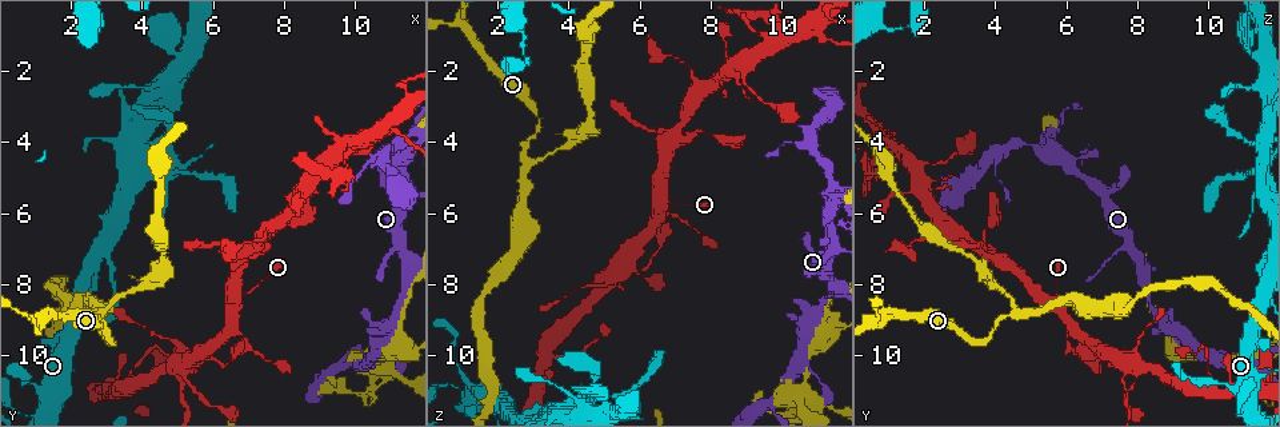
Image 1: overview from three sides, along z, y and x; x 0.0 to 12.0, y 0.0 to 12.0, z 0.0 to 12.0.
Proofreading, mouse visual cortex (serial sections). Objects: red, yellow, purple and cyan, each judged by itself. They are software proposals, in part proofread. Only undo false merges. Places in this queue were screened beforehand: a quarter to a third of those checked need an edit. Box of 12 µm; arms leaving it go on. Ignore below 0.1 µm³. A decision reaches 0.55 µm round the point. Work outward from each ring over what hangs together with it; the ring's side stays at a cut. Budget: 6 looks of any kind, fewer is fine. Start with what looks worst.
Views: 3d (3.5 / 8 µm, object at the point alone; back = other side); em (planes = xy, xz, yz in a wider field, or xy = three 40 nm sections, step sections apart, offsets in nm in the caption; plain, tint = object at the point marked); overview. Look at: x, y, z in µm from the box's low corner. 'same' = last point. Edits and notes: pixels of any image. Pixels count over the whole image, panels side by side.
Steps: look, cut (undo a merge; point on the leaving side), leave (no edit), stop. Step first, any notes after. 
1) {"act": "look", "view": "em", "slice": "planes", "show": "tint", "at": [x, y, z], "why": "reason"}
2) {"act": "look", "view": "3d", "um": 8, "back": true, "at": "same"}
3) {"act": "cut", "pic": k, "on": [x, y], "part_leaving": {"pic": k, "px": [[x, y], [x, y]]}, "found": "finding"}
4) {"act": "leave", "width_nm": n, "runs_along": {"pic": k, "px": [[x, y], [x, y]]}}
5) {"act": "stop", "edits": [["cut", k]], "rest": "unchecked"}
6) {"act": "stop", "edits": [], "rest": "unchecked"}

{"act": "look", "view": "3d", "um": 3.5, "at": [4.7, 4.9, 11.3], "why": "arms part here"}

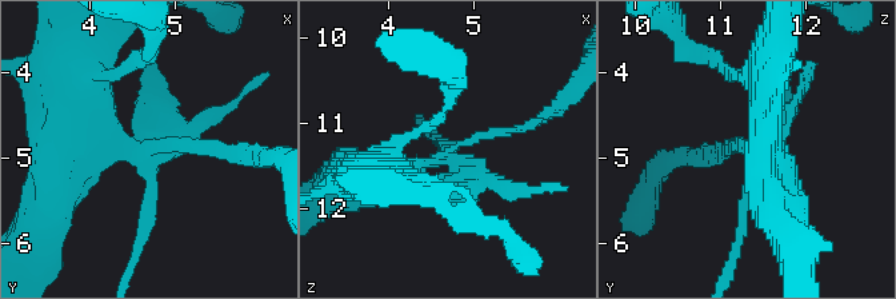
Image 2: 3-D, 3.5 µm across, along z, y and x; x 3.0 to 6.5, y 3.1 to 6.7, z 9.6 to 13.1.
{"act": "look", "view": "em", "slice": "xy", "step": 3, "show": "tint", "at": [4.70, 4.95, 11.40], "why": "now the EM"}

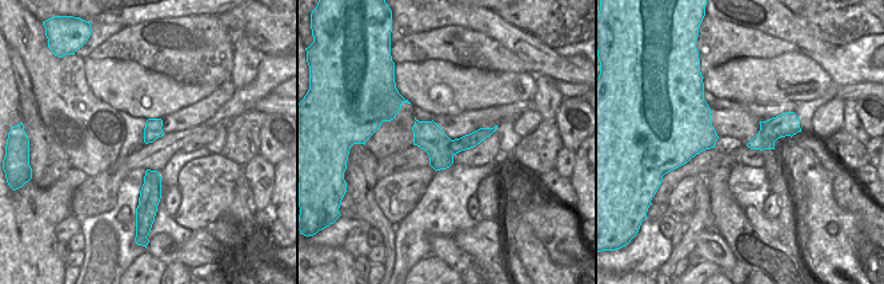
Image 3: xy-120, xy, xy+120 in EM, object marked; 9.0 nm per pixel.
{"act": "leave", "width_nm": 260, "runs_along": {"pic": 2, "px": [[372, 176], [524, 128]]}, "found": "continuous, no second cell"}

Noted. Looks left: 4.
{"act": "look", "view": "3d", "um": 3.5, "at": [3.1, 9.6, 3.7]}

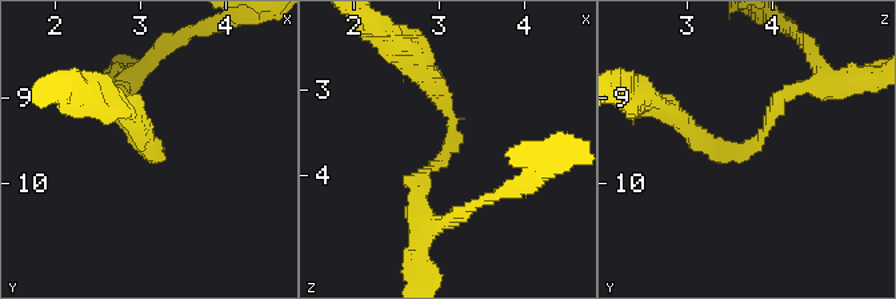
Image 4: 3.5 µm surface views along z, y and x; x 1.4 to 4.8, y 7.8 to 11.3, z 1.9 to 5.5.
{"act": "look", "view": "em", "slice": "xy", "step": 5, "show": "tint", "at": [3.10, 9.60, 3.75], "arm_widths_nm": [200, 200]}

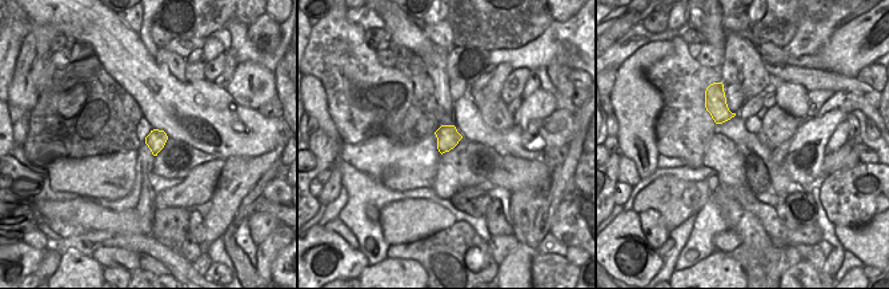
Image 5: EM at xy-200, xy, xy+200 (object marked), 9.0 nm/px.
{"act": "look", "view": "em", "slice": "xy", "step": 3, "show": "tint", "at": "same"}

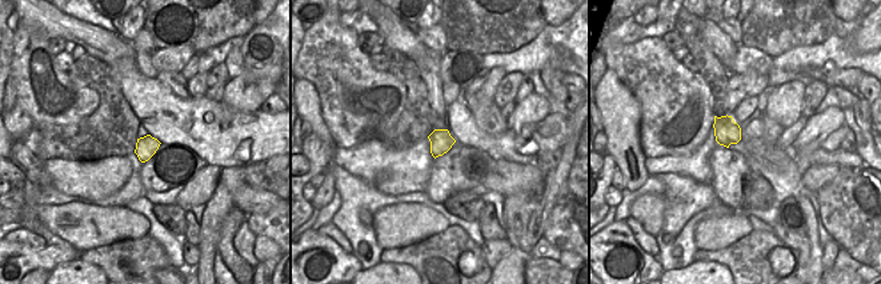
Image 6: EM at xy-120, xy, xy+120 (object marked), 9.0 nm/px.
{"act": "leave", "runs_along": {"pic": 4, "px": [[678, 114], [750, 151], [798, 90]]}, "found": "continuous, no second cell"}

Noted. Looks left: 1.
{"act": "stop", "edits": [], "rest": "unchecked"}

